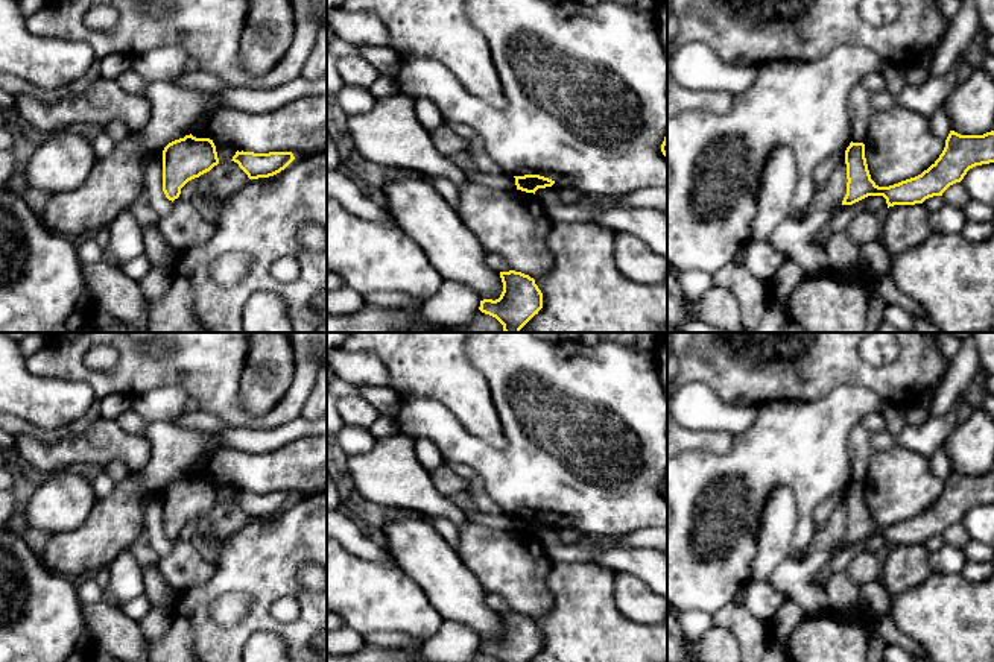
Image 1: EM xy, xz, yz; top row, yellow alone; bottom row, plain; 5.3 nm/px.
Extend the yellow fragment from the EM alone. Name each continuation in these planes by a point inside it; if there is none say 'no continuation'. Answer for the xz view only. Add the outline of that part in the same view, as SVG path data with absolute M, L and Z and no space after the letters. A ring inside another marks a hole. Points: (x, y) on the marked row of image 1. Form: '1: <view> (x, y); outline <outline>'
no continuation

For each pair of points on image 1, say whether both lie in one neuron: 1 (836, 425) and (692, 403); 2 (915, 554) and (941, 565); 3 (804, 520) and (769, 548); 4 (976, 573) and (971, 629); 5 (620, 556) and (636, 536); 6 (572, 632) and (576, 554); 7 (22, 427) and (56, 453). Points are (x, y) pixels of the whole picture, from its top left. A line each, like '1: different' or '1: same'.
1: different
2: different
3: different
4: different
5: different
6: different
7: different

